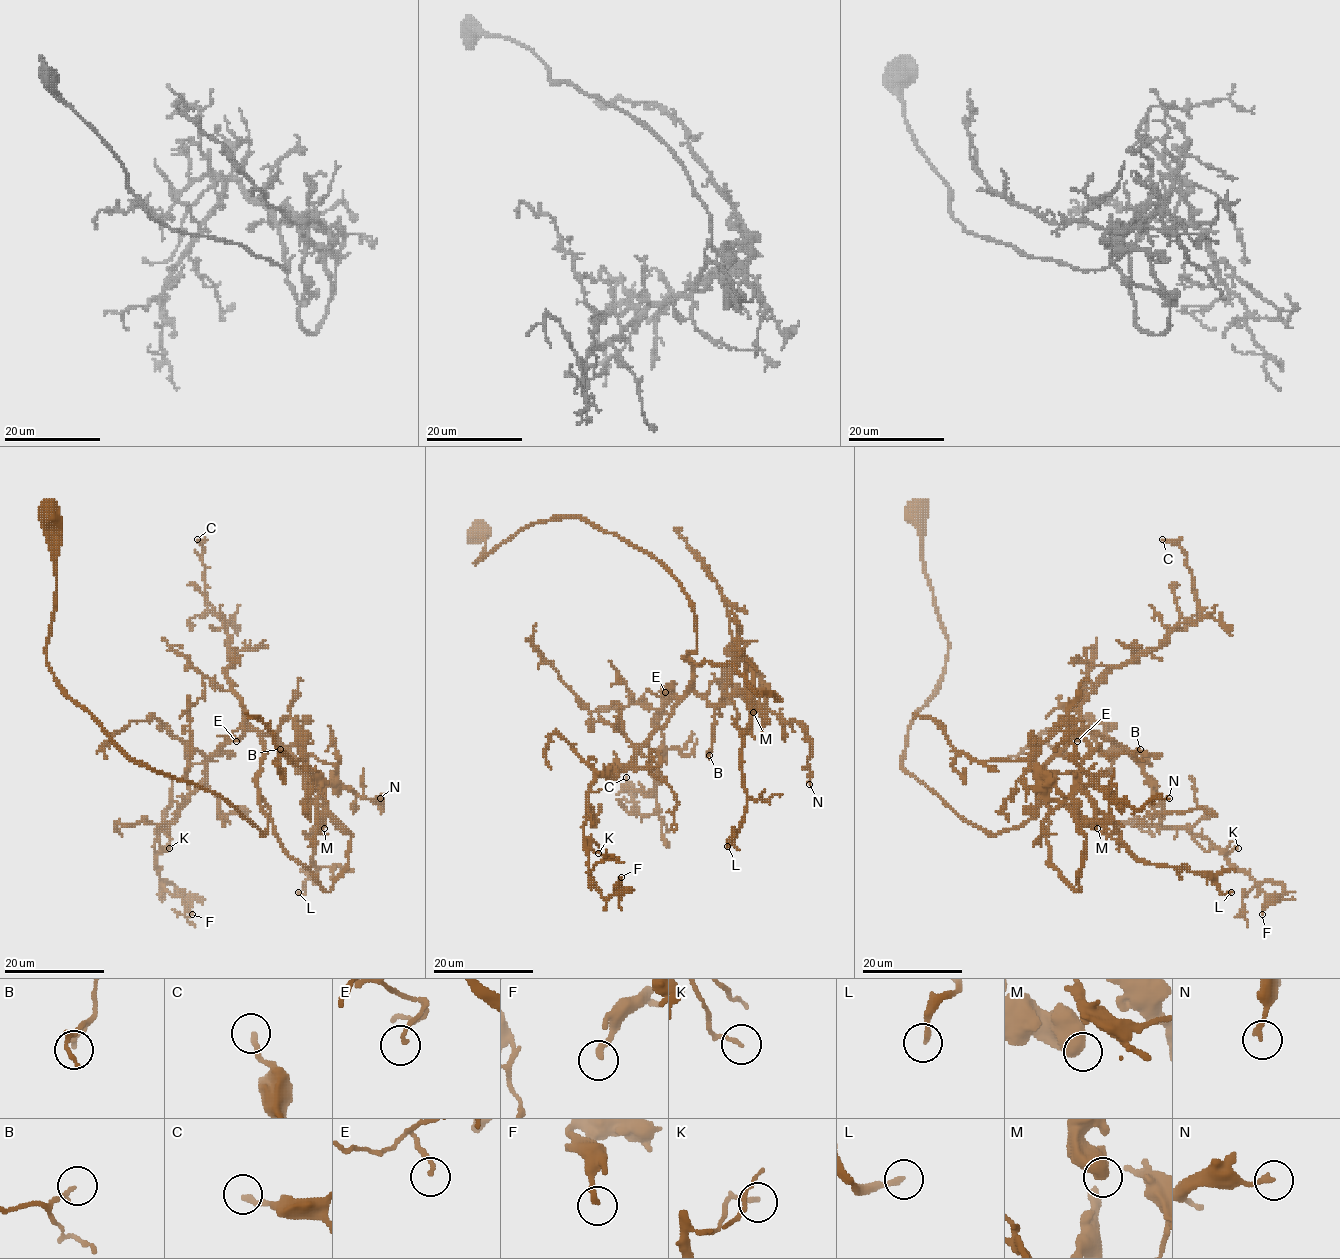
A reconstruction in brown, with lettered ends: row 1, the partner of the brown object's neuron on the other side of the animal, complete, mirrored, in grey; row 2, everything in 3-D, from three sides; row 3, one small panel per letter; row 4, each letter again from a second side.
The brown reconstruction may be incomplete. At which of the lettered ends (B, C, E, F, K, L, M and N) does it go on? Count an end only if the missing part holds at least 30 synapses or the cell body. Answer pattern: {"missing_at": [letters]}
{"missing_at": []}

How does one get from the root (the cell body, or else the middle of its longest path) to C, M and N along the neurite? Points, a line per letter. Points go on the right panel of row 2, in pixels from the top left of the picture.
C: (920, 511), (947, 661), (903, 768), (990, 833), (1037, 813), (1094, 682), (1200, 617), (1186, 553), (1162, 539)
M: (920, 511), (947, 661), (903, 768), (990, 833), (1043, 793), (1049, 863), (1077, 891), (1075, 813), (1097, 828)
N: (920, 511), (947, 661), (903, 768), (990, 833), (1037, 813), (1075, 735), (1083, 787), (1169, 798)

